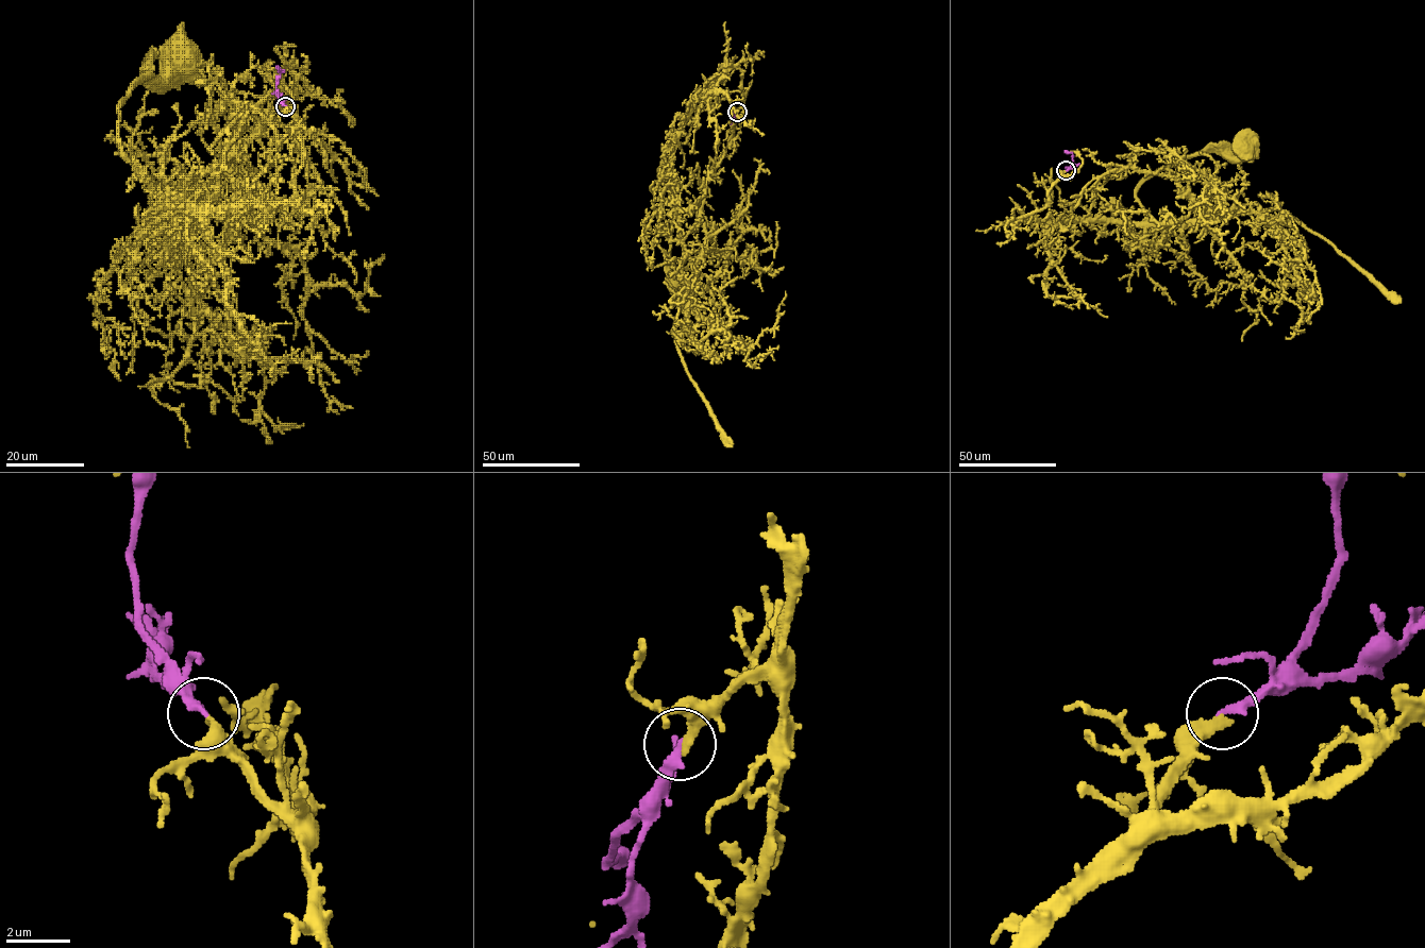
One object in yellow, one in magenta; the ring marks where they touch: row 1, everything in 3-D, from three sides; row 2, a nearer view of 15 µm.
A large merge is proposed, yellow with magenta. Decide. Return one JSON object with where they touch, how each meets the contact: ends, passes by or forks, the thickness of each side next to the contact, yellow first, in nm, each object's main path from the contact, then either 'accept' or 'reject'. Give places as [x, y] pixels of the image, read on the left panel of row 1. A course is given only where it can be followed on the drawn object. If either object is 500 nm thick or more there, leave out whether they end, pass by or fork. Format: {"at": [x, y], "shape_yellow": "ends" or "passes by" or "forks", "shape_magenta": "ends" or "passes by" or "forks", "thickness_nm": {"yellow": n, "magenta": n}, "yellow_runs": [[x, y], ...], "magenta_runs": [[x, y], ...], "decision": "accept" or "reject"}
{"at": [285, 106], "shape_yellow": "ends", "shape_magenta": "ends", "thickness_nm": {"yellow": 240, "magenta": 260}, "yellow_runs": [[285, 106], [303, 153], [295, 196], [155, 209], [118, 107], [144, 66], [164, 80], [186, 63]], "magenta_runs": [[285, 106], [278, 97], [277, 78], [281, 70], [277, 65]], "decision": "accept"}

